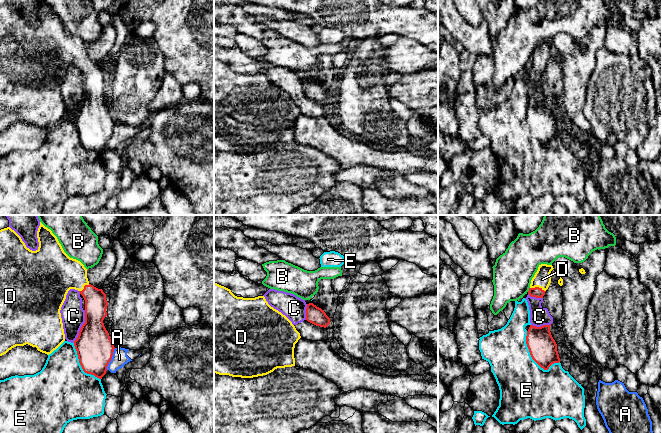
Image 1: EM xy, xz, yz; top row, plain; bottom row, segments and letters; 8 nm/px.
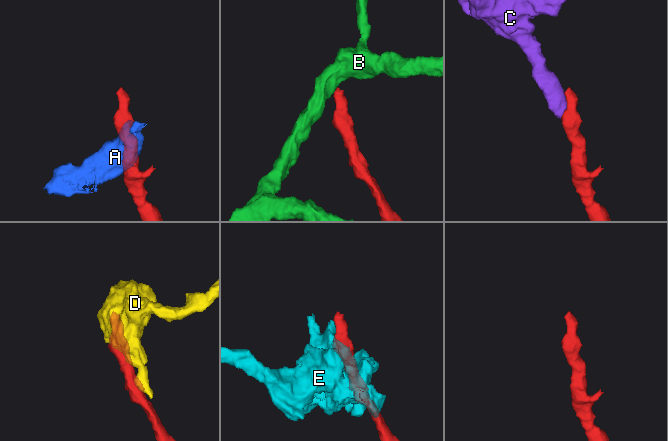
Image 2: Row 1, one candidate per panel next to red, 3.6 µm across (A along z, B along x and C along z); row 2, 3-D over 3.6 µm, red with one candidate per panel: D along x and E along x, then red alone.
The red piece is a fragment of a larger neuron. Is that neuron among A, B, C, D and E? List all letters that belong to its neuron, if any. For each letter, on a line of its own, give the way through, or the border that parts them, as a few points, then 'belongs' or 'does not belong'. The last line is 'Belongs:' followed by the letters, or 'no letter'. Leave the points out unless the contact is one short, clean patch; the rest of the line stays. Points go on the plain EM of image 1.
A: does not belong
B: along yz (529, 63), (527, 67) | does not belong
C: along xy (85, 86), (85, 98), (73, 118) | does not belong
D: across yz (537, 68), (538, 63), (542, 55) | belongs
E: does not belong
Belongs: D

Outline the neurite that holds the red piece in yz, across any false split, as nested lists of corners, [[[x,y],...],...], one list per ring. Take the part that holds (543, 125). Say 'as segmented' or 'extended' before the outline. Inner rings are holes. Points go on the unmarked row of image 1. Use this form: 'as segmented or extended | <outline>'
as segmented | [[[551,100],[541,103],[530,101],[526,112],[526,120],[532,135],[544,146],[560,138],[557,120],[551,111],[550,102]]]

